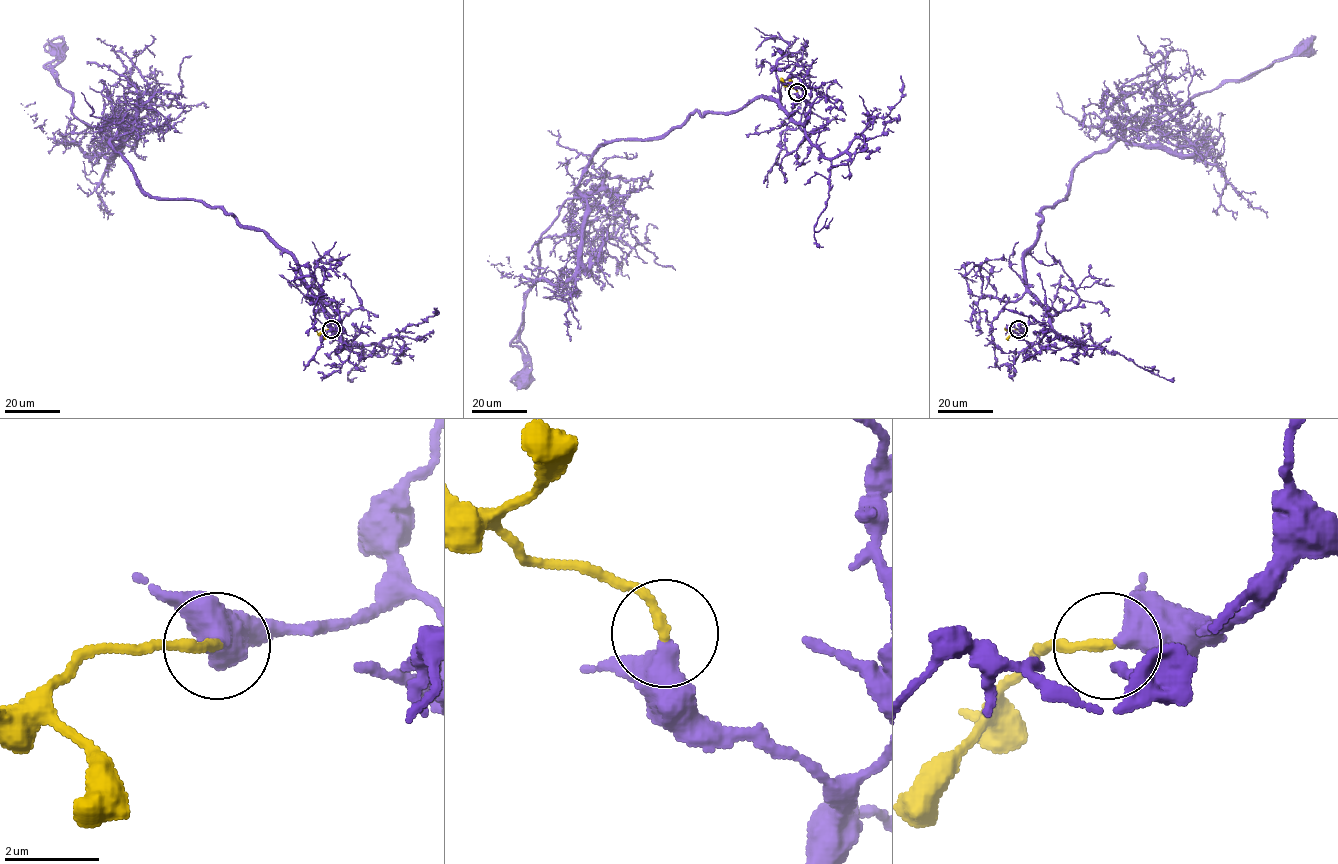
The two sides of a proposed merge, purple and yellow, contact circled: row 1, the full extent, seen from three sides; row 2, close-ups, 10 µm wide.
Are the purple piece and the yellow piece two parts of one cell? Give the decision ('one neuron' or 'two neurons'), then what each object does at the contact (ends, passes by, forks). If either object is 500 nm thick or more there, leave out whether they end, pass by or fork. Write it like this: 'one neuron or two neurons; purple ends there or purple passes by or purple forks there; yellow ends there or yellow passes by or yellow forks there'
one neuron

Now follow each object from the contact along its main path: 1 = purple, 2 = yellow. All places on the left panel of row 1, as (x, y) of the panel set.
1: (330, 330), (341, 325), (262, 230), (200, 201), (149, 196), (113, 137), (73, 113), (54, 71), (59, 49)
2: (330, 330), (318, 333), (314, 327)

